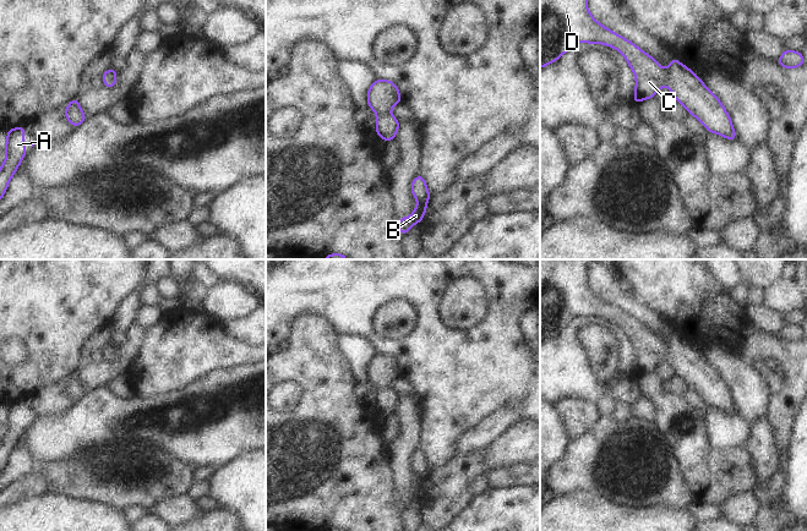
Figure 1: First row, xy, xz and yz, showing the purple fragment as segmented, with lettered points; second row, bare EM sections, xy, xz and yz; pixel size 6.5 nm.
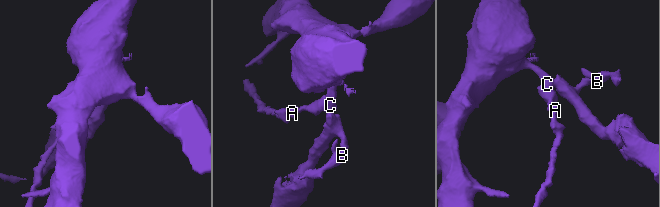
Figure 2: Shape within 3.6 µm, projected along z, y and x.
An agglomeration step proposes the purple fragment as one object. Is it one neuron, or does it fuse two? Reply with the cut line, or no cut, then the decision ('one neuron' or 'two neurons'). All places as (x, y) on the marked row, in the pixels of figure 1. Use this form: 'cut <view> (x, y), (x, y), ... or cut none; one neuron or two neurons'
cut none; one neuron

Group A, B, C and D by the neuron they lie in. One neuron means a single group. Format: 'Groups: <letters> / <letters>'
Groups: A B C D

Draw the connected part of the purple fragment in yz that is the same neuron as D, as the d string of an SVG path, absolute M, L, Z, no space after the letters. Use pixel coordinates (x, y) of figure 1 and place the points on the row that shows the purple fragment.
M540 0L540 69L557 61L569 48L578 42L605 44L615 48L623 55L636 76L634 104L654 98L656 92L667 86L675 100L678 100L689 115L697 117L708 132L737 139L732 121L719 98L699 80L697 73L671 58L670 66L665 70L659 61L639 49L628 39L600 24L589 12L587 0Z

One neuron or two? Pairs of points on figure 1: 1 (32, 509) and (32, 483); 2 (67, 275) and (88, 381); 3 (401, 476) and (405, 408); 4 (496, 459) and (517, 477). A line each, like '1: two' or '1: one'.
1: two
2: two
3: one
4: two

